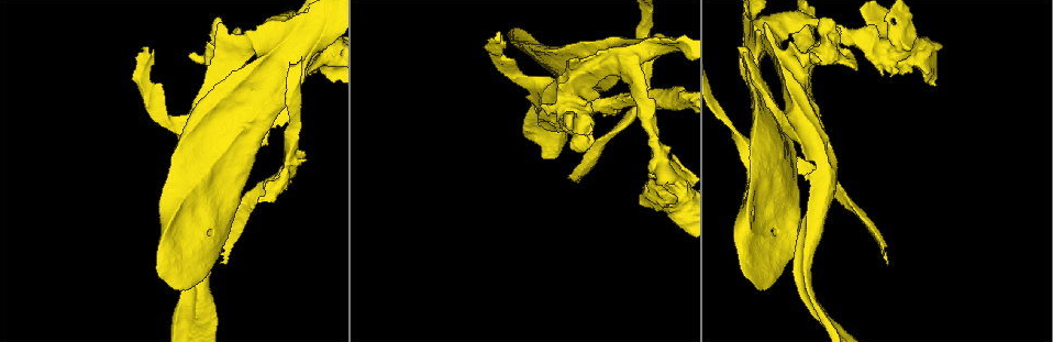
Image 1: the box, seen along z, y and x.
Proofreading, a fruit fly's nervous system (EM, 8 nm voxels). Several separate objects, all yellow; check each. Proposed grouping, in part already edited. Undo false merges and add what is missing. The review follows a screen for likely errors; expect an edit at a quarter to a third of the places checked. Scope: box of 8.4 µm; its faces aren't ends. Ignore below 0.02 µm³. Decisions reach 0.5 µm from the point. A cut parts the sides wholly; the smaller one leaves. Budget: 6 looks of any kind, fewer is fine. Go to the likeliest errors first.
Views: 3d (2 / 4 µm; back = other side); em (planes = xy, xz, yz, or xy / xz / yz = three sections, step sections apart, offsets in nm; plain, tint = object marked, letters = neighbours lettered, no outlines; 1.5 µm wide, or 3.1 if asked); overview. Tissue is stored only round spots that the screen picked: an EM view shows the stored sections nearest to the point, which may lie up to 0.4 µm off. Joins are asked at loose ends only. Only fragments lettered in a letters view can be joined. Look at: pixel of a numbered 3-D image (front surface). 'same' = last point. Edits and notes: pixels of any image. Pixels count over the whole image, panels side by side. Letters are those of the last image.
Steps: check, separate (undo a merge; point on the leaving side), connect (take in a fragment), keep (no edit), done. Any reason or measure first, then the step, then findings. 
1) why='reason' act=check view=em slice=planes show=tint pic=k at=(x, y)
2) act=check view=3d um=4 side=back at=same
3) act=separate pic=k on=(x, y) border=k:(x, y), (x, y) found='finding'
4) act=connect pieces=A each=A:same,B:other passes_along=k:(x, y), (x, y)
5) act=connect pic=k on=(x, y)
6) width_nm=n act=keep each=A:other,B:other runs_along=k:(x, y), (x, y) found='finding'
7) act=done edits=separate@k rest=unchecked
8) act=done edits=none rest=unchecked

act=check view=em slice=planes show=tint pic=1 at=(578, 183)

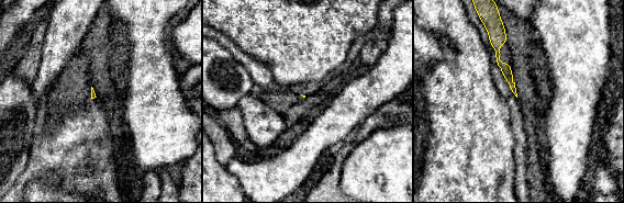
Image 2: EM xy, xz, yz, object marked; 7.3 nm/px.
act=check view=em slice=planes show=letters at=same

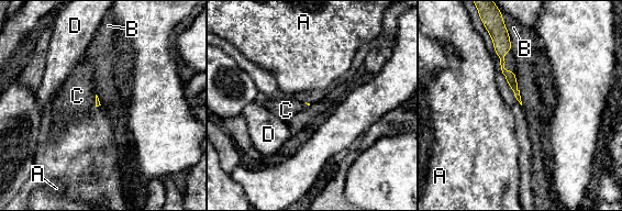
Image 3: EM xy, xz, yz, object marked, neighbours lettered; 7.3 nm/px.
act=connect pieces=C each=A:other,B:other,C:same,D:other passes_along=3:(499, 34), (503, 64), (510, 64) found='it goes on there'

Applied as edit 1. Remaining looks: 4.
why='sharp bend' act=check view=3d um=2 side=back pic=1 at=(561, 122)

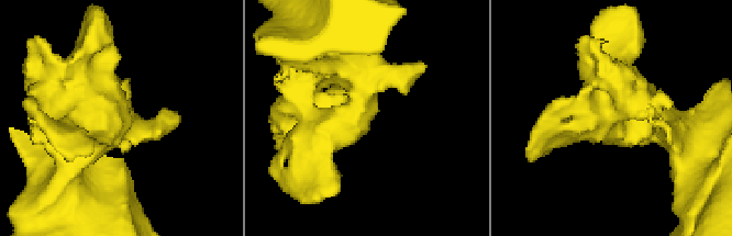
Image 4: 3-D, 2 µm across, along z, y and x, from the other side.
act=check view=em slice=xz step=8 show=tint pic=4 at=(112, 109)

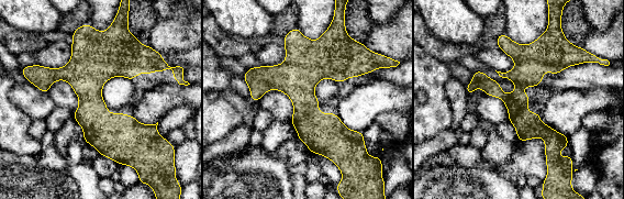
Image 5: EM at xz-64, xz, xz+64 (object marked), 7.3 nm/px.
act=check view=em slice=planes show=letters at=same

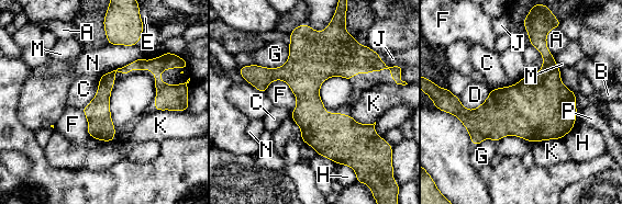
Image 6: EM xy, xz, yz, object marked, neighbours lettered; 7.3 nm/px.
act=keep each=A:other,B:other,C:other,D:other,E:other,F:other,G:other,H:other,J:other,K:other,M:other,N:other,P:other runs_along=6:(307, 46), (310, 115), (350, 162) found='one cell here'

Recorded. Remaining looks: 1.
why='branch stops here' act=check view=em slice=planes show=letters pic=1 at=(147, 48)

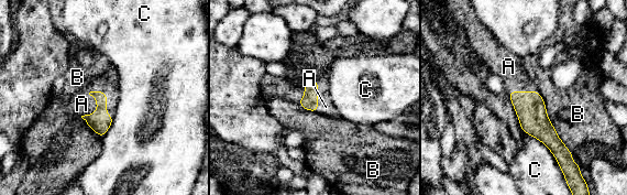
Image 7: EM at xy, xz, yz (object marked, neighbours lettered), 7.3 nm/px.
act=connect pieces=A each=A:same,B:other,C:other passes_along=7:(99, 121), (96, 100), (81, 104) found='it goes on there'

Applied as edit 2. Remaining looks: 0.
act=done edits=connect@3,connect@7 rest=unchecked

